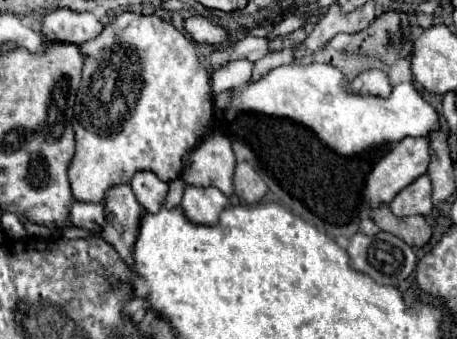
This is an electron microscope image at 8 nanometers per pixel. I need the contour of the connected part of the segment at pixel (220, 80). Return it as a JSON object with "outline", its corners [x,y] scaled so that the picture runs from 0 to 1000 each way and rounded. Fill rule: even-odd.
{"outline":[[[519,177],[497,189],[492,201],[475,206],[462,230],[462,254],[466,254],[466,277],[475,283],[479,271],[497,265],[497,260],[519,260],[519,254],[536,254],[549,230],[549,206],[554,206],[554,183],[549,177]]]}

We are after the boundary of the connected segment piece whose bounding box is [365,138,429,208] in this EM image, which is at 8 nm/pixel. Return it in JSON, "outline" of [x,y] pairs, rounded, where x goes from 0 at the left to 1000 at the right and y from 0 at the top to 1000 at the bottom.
{"outline":[[[886,407],[860,431],[851,454],[842,454],[816,496],[816,507],[803,525],[799,584],[807,590],[807,608],[829,608],[834,596],[856,596],[864,572],[873,572],[886,549],[895,549],[917,519],[934,513],[939,496],[939,413],[934,407]]]}

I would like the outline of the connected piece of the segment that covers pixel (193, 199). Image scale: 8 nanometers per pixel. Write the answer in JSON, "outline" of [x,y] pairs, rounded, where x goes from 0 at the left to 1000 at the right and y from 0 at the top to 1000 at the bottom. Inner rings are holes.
{"outline":[[[422,543],[405,549],[405,572],[396,590],[396,614],[414,643],[431,643],[431,655],[475,655],[475,631],[501,602],[501,584],[475,560],[470,549],[431,555]]]}

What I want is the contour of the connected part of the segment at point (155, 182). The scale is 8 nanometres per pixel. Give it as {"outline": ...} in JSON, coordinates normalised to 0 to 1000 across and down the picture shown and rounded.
{"outline":[[[300,507],[287,531],[291,566],[309,608],[326,608],[326,625],[344,625],[344,608],[365,578],[365,543],[352,537],[335,507]]]}

